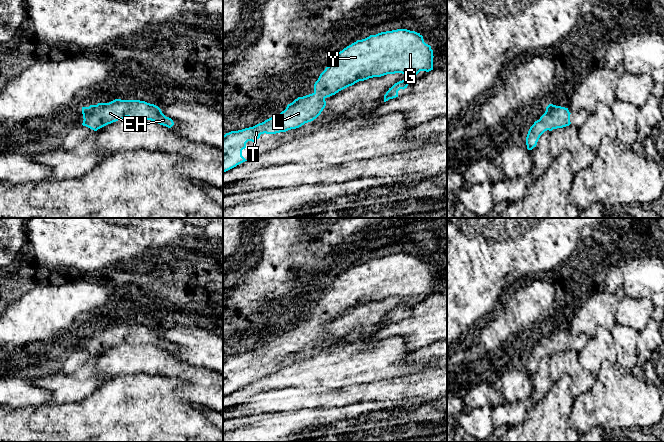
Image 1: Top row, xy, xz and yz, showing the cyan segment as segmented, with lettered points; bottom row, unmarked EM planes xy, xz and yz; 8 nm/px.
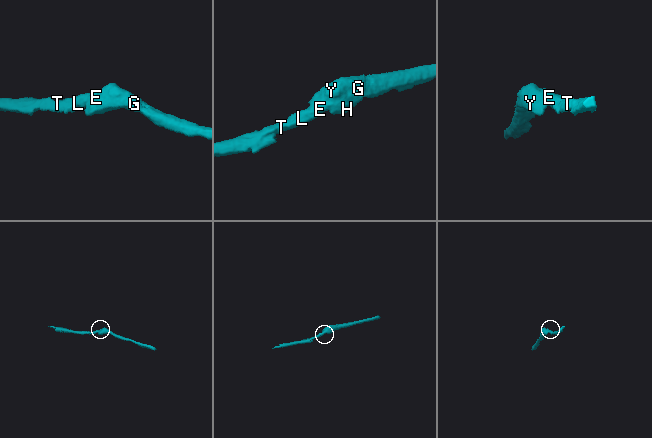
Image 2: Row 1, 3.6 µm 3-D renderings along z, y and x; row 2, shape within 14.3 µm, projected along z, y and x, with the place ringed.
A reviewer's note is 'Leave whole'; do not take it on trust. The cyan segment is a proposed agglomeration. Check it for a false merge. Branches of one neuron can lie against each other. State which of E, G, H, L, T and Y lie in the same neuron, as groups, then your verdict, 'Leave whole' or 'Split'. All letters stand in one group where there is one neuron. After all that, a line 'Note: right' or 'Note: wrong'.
Groups: E G H L T Y. Leave whole
Note: right

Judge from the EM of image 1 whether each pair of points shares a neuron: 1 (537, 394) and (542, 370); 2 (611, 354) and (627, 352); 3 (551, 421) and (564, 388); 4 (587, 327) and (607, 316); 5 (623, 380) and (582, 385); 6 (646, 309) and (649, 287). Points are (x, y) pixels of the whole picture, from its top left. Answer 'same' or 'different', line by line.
1: same
2: different
3: same
4: same
5: different
6: different

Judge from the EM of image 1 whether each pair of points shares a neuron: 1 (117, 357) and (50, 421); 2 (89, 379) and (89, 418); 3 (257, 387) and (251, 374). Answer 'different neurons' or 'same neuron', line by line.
1: different neurons
2: different neurons
3: different neurons

